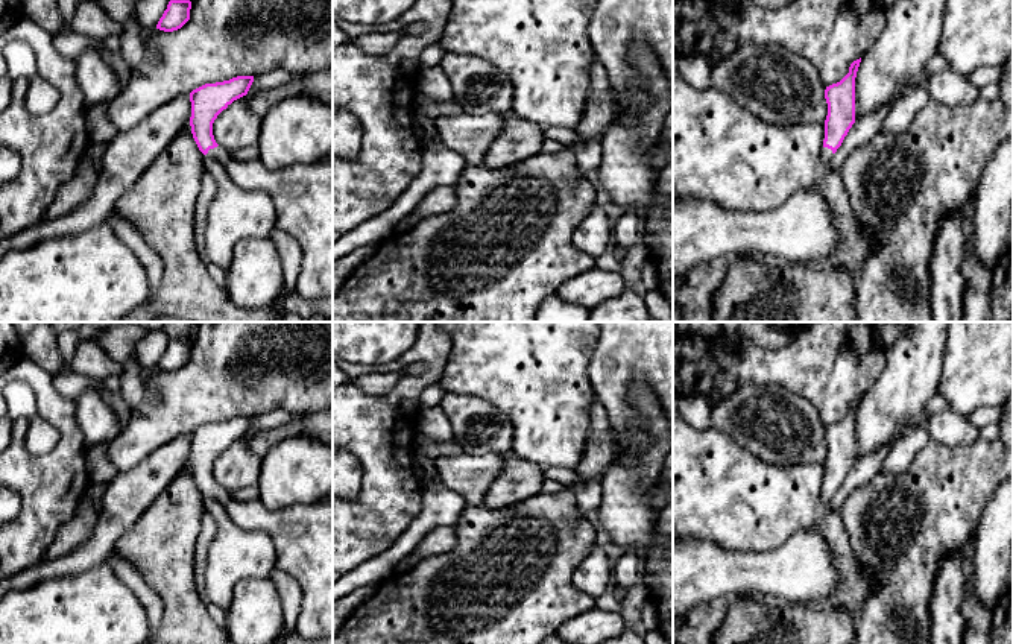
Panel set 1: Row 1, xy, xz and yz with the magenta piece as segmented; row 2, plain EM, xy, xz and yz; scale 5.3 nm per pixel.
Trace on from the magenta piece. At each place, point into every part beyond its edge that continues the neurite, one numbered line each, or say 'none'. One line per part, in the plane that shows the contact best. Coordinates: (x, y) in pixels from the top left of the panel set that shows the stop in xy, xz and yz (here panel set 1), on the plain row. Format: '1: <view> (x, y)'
1: xy (302, 533)

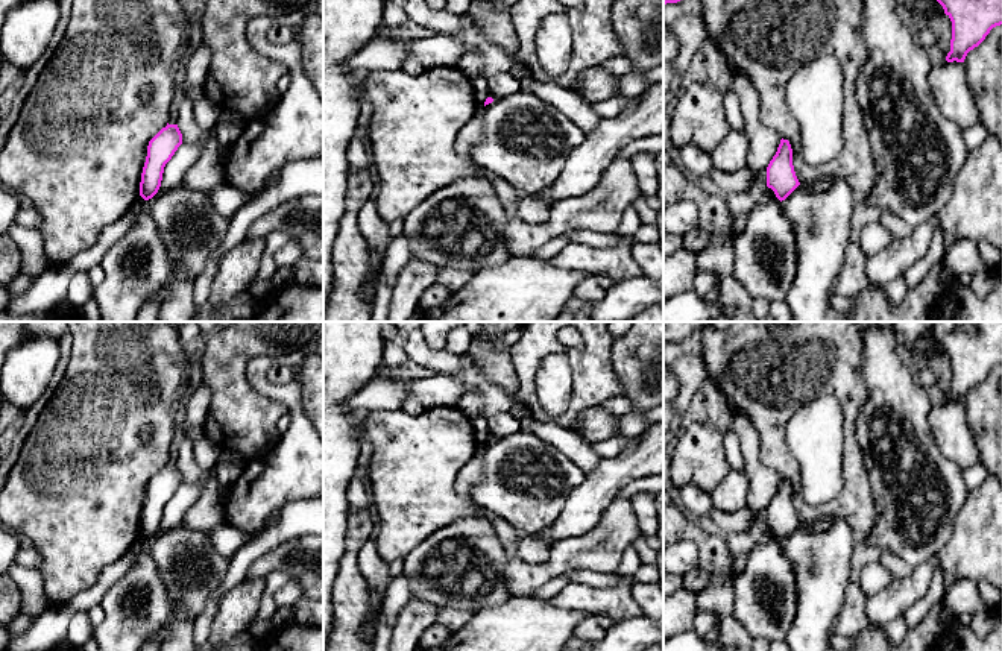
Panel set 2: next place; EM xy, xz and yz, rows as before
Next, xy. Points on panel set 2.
none

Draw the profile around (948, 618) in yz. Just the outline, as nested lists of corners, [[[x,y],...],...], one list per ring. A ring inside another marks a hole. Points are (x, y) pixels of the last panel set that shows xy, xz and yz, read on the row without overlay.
[[[946,605],[941,610],[941,619],[943,619],[943,627],[944,627],[944,637],[952,640],[952,637],[956,634],[955,618],[950,609]]]

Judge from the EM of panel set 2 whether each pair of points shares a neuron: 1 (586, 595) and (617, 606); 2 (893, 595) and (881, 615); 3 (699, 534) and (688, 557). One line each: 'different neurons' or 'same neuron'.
1: same neuron
2: same neuron
3: different neurons

